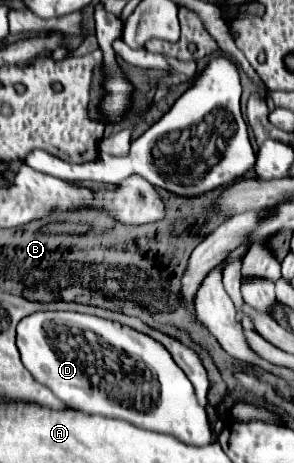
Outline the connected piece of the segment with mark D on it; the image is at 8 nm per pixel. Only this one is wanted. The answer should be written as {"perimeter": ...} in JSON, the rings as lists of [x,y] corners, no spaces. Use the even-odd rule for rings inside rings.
{"perimeter":[[[38,311],[18,323],[18,349],[34,379],[72,409],[124,419],[146,431],[178,437],[178,441],[194,447],[210,445],[214,437],[190,379],[174,363],[168,349],[146,333],[94,315]]]}

